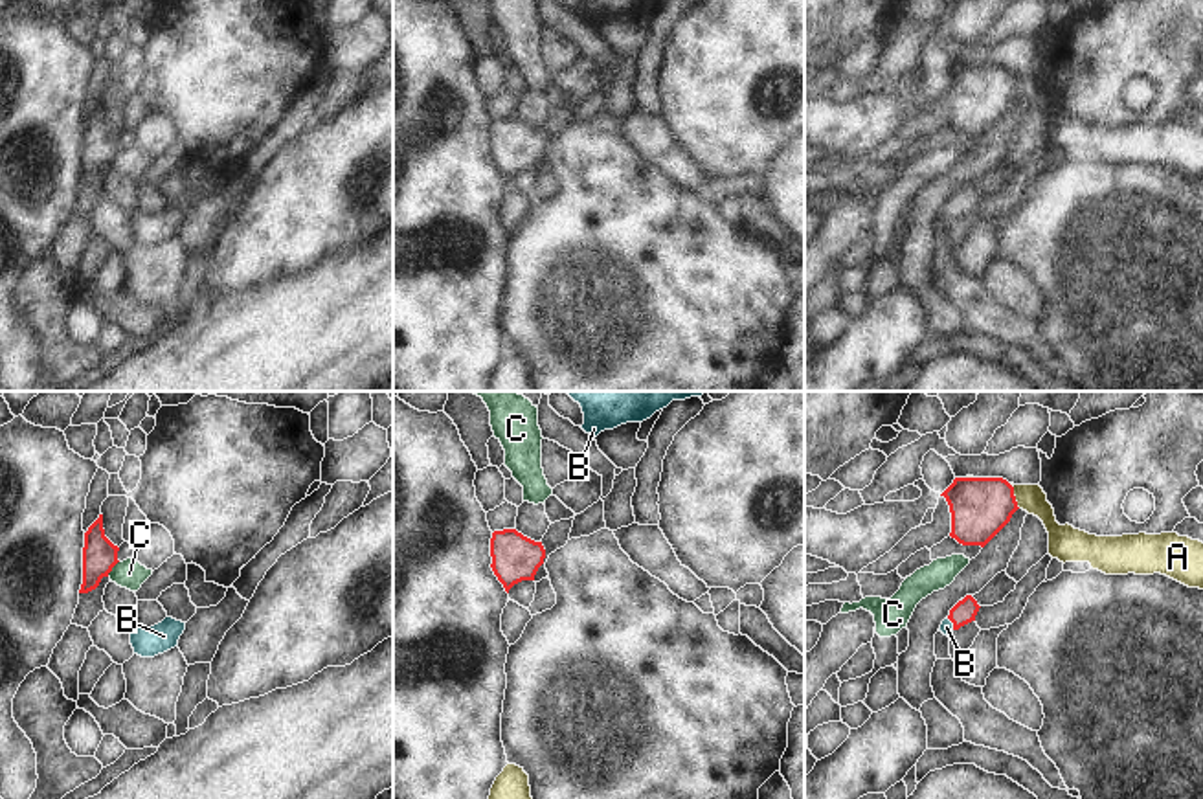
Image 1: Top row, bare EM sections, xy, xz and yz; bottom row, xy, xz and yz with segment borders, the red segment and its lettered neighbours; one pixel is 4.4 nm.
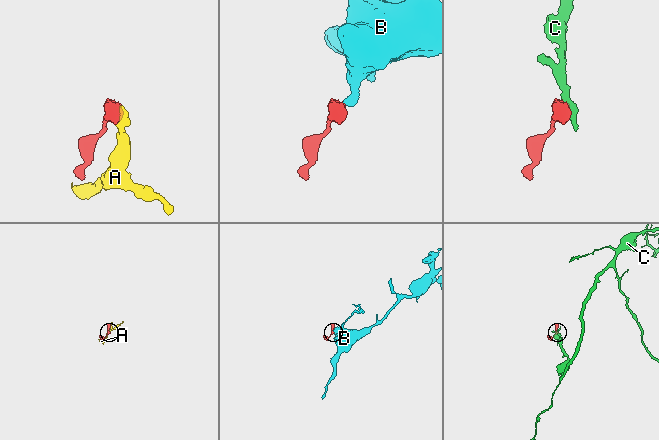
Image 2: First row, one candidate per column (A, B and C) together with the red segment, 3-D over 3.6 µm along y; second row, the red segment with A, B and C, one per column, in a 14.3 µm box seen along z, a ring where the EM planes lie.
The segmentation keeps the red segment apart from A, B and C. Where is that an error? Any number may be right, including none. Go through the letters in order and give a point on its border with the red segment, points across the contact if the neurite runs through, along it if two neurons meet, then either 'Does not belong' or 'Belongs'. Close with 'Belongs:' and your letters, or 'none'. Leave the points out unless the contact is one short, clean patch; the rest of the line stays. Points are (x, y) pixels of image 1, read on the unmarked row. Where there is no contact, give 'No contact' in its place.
A: Touches red at yz (1014, 85). Boundary: yz (1009, 72), (1020, 96). Does not belong
B: Touches red at yz (952, 210). Path across: yz (963, 201), (952, 210), (946, 215). Belongs
C: Touches red at xy (112, 155). Boundary: xy (118, 149), (107, 164). Does not belong
Belongs: B

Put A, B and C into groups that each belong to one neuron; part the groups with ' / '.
A / B / C

